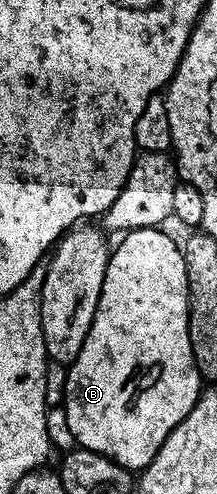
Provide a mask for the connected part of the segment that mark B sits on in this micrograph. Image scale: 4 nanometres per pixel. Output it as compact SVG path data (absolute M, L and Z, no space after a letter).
M146 226L140 230L128 230L122 235L123 238L119 243L114 243L113 249L110 251L107 259L107 267L105 268L105 280L101 284L101 296L97 300L97 312L93 316L93 324L89 328L89 336L85 336L85 344L81 344L81 352L77 352L77 356L66 367L65 373L67 379L65 380L65 388L63 389L63 411L65 412L65 420L69 420L69 432L73 432L76 443L82 449L92 450L98 454L104 454L106 458L111 458L119 466L124 466L126 470L132 472L141 472L153 460L153 456L157 456L157 452L161 448L161 444L165 444L165 436L169 436L169 432L173 432L173 428L177 424L181 424L181 420L185 420L185 416L189 416L189 412L195 407L195 401L199 398L201 393L201 379L198 370L195 367L193 360L193 348L189 344L189 316L187 315L187 277L185 276L185 260L183 259L183 251L178 241L174 242L169 235L166 234L166 229L156 228L153 226Z

